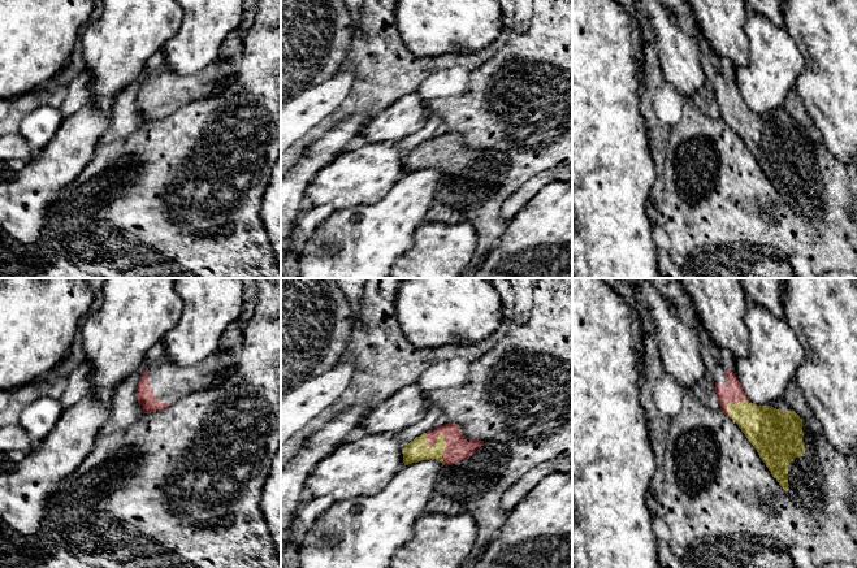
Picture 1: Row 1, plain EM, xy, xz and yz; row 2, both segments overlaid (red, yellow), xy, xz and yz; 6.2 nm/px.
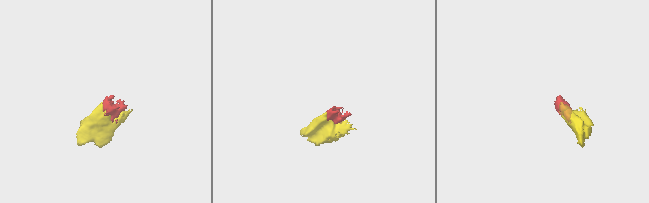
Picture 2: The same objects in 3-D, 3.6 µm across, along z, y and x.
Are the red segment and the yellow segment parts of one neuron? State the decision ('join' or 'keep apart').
join

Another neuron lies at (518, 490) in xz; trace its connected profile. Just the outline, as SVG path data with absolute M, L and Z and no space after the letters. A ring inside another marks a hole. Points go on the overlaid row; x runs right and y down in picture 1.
M560 458L537 464L505 491L501 499L502 510L514 510L544 477L557 472L572 472L572 463Z

